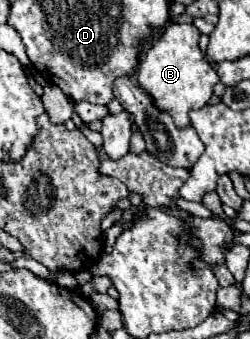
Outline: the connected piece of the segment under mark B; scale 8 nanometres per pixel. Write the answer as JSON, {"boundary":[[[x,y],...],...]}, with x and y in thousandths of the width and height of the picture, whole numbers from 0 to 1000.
{"boundary":[[[684,65],[572,165],[540,224],[548,254],[588,271],[612,313],[644,330],[676,330],[708,378],[756,372],[756,324],[812,319],[852,277],[852,254],[876,242],[876,224],[812,171],[788,118],[796,88],[772,71]]]}

